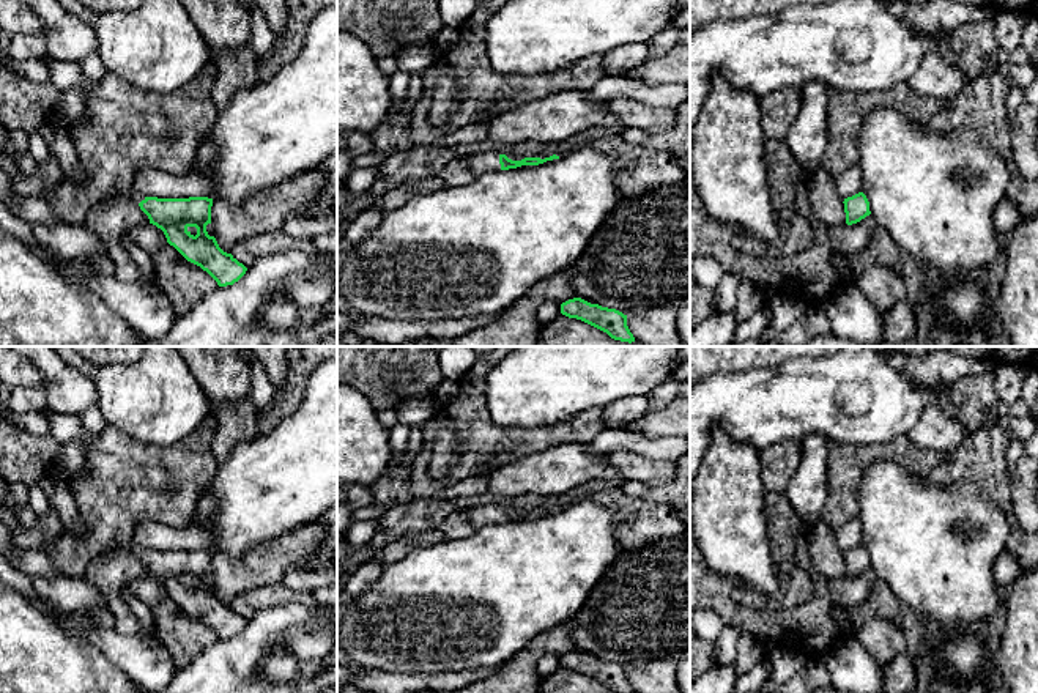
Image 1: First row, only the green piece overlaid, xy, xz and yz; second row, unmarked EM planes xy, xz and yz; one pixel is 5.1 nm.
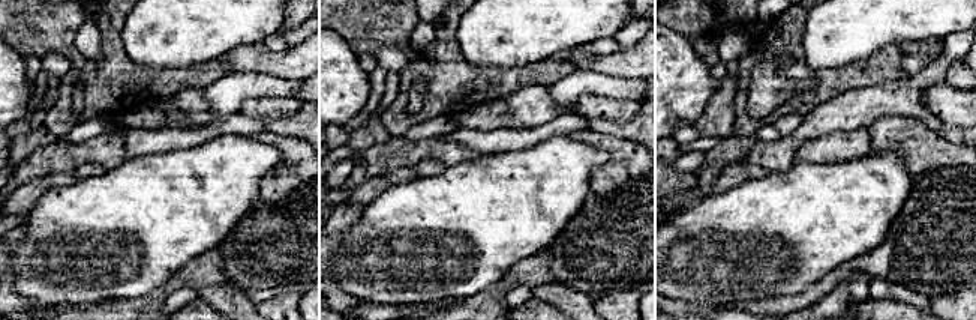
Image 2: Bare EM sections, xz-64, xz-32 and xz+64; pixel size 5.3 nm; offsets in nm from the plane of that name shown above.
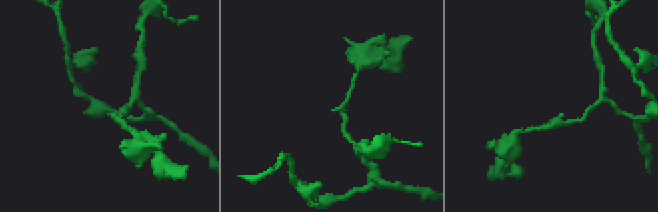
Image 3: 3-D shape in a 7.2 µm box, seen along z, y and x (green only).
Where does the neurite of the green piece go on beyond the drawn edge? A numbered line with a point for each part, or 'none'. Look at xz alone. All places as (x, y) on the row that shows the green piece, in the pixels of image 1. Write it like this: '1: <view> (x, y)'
1: xz (416, 163)

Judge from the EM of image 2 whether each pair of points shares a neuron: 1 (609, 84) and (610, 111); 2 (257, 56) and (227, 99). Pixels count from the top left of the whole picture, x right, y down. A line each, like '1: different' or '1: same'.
1: different
2: different

